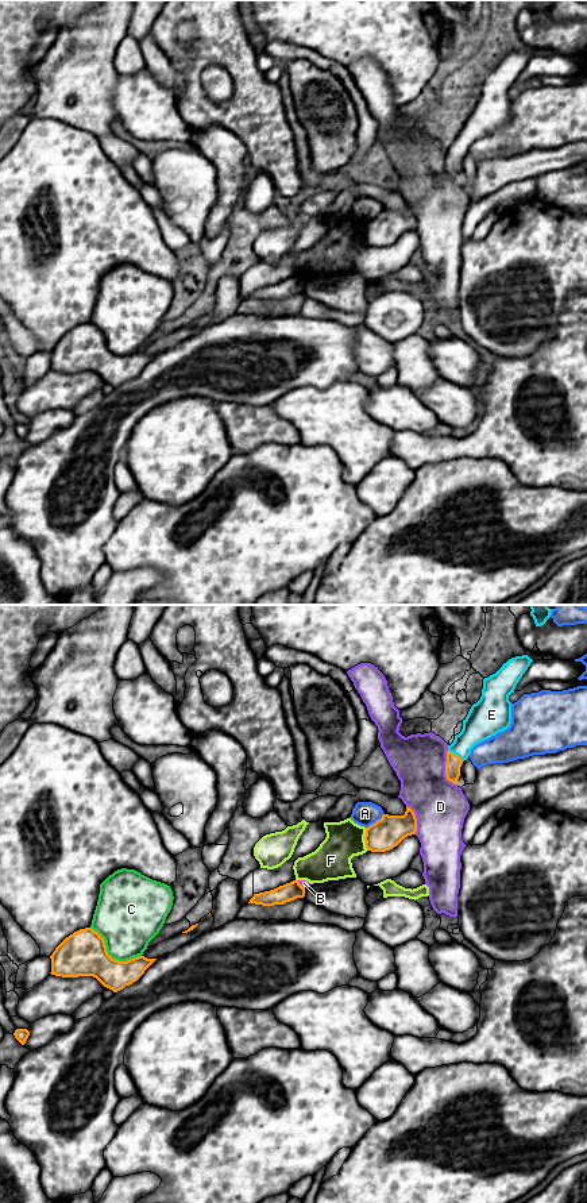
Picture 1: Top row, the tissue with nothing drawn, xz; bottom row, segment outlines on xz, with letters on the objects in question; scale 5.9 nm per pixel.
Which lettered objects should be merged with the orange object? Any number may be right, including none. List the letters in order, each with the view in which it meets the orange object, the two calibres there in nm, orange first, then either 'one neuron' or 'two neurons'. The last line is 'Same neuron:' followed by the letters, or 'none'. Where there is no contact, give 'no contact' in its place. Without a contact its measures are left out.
A: meets orange in xz; 190 nm thick on the orange side, 140 nm on the other; two neurons
B: meets orange in xz; 110 nm thick on the orange side, 50 nm on the other; two neurons
C: meets orange in xz; 280 nm thick on the orange side, 380 nm on the other; two neurons
D: meets orange in xz; 100 nm thick on the orange side, 320 nm on the other; two neurons
E: meets orange in xz; 100 nm thick on the orange side, 200 nm on the other; one neuron
F: meets orange in xz; 190 nm thick on the orange side, 220 nm on the other; two neurons
Same neuron: E

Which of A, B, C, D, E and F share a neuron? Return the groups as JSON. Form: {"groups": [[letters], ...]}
{"groups": [["A"], ["B"], ["C"], ["D"], ["E"], ["F"]]}

